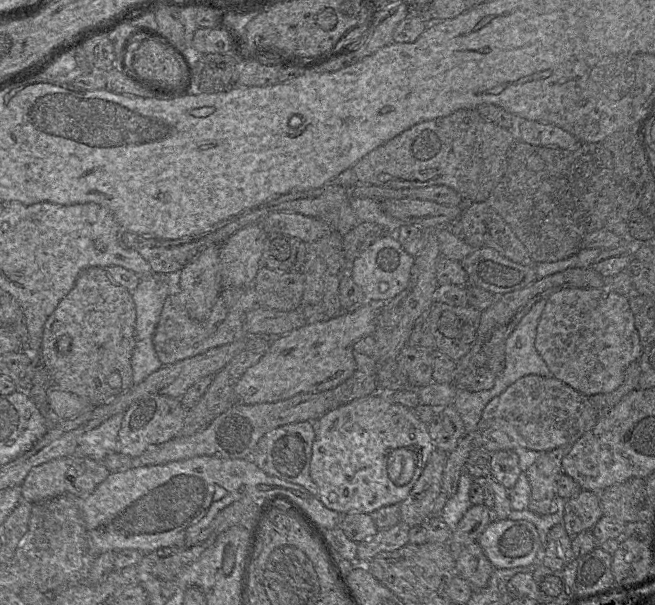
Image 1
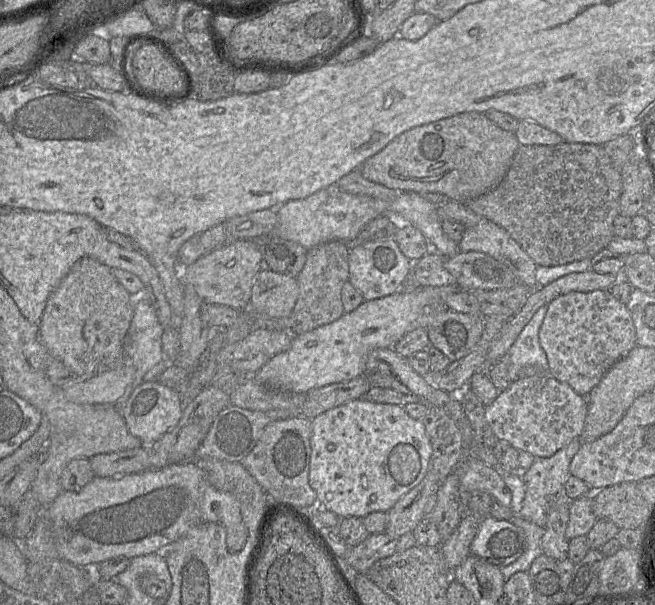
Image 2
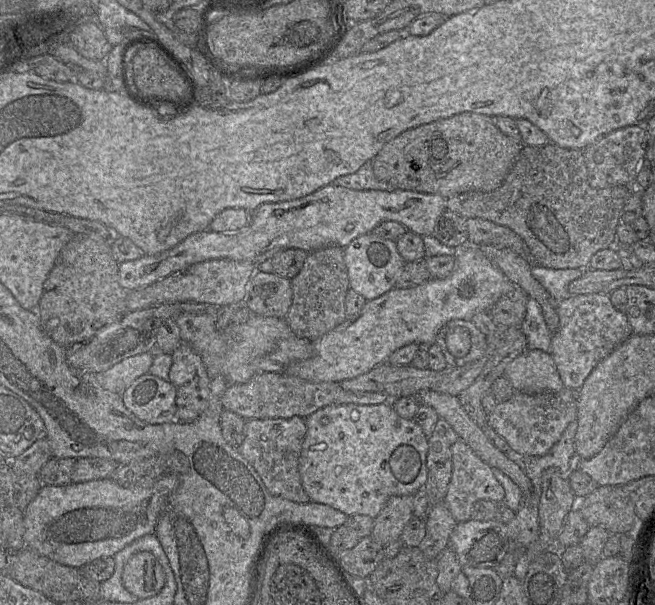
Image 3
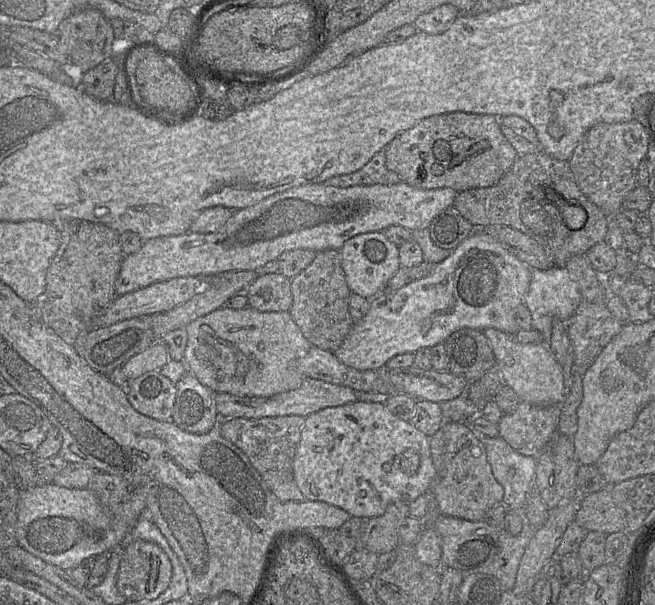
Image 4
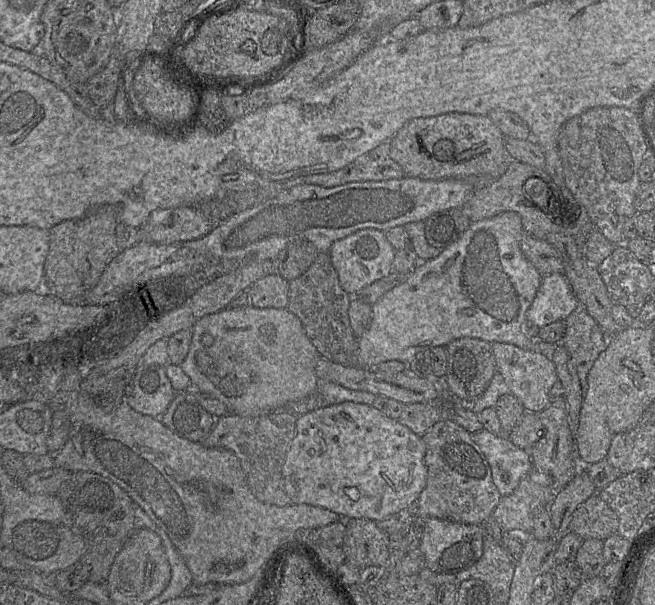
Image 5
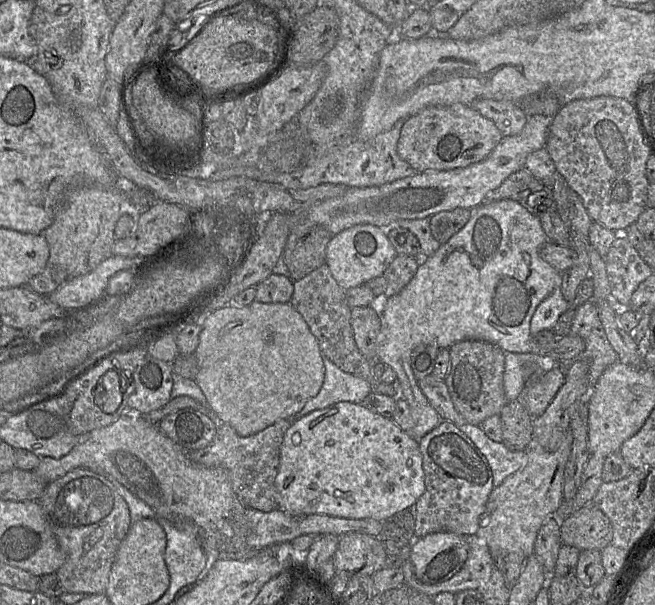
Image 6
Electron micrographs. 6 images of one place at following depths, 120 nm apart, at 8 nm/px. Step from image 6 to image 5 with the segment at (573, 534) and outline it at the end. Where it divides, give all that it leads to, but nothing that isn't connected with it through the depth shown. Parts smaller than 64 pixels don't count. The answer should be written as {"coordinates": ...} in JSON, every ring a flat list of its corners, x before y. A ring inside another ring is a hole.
{"coordinates":[[597,492,574,511,569,531,583,540,595,538,604,541,609,536,617,534,618,526,619,520,616,513]]}

